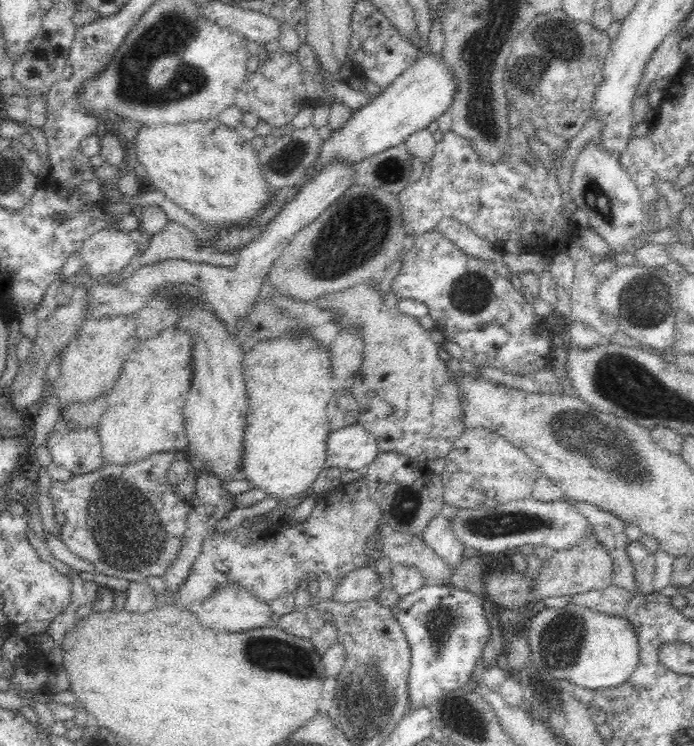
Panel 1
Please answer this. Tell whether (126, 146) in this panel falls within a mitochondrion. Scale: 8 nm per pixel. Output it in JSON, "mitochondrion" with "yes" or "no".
{"mitochondrion":"no"}

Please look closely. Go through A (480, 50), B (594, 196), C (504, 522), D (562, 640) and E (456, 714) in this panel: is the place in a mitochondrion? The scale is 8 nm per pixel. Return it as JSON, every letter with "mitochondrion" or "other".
{"A":"mitochondrion","B":"mitochondrion","C":"mitochondrion","D":"mitochondrion","E":"mitochondrion"}

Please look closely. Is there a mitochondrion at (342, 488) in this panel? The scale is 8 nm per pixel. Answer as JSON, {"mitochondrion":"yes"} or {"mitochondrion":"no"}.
{"mitochondrion":"no"}

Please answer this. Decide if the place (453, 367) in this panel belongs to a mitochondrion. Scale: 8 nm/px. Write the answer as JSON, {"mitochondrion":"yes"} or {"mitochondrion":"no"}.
{"mitochondrion":"no"}

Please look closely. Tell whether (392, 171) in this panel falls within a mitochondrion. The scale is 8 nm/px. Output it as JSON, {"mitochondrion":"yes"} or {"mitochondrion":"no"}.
{"mitochondrion":"yes"}

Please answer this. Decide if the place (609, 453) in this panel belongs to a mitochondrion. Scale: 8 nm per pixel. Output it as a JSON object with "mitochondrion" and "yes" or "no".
{"mitochondrion":"yes"}

